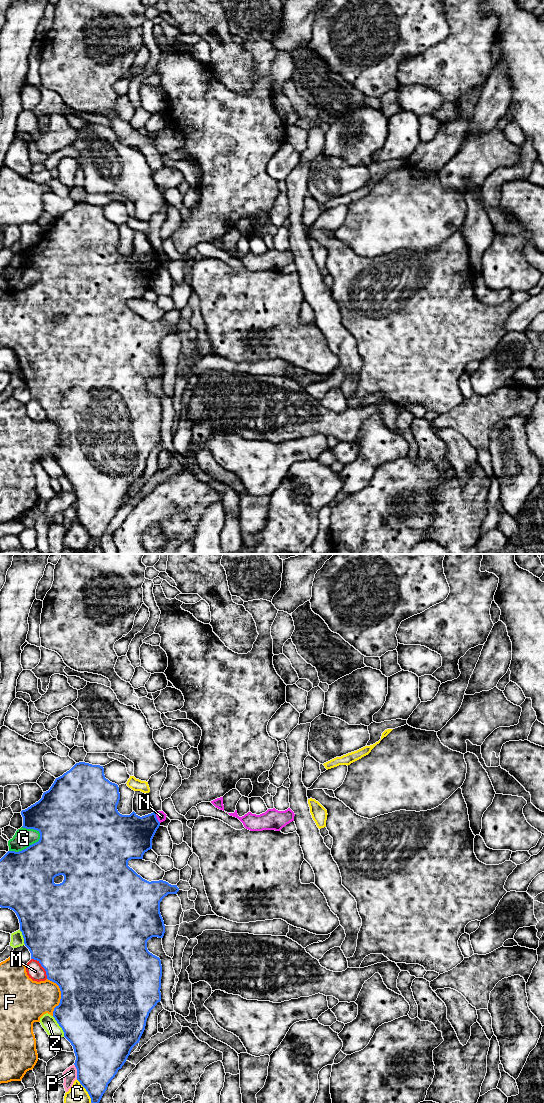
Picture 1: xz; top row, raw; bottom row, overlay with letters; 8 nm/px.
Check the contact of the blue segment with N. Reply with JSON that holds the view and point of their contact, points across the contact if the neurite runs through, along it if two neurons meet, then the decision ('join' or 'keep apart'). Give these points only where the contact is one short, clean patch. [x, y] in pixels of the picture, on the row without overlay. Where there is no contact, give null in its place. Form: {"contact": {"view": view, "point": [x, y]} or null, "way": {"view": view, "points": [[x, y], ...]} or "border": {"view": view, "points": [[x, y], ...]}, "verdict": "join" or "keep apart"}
{"contact": {"view": "xz", "point": [156, 257]}, "border": {"view": "xz", "points": [[154, 252], [160, 262]]}, "verdict": "keep apart"}

